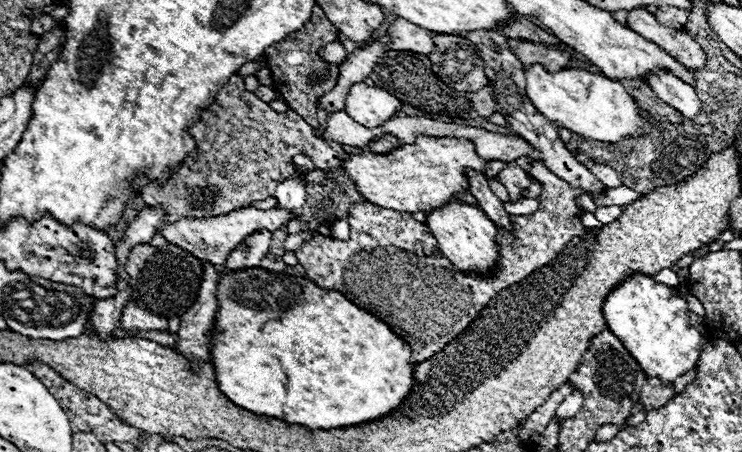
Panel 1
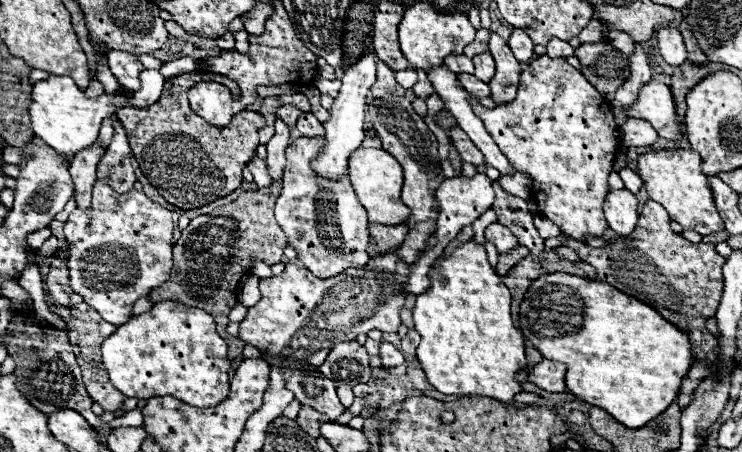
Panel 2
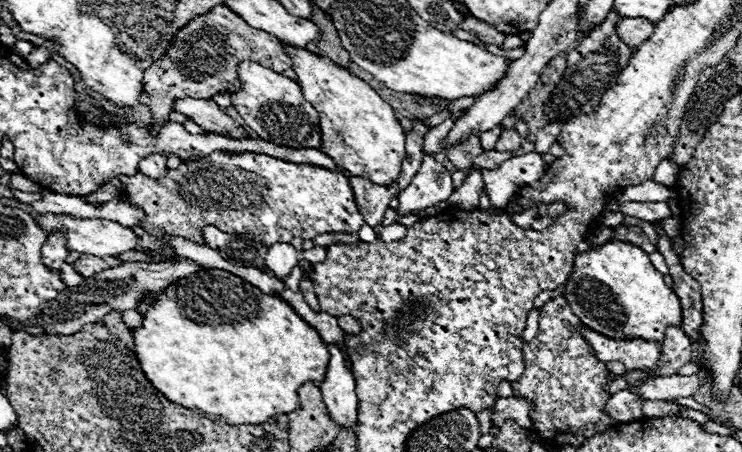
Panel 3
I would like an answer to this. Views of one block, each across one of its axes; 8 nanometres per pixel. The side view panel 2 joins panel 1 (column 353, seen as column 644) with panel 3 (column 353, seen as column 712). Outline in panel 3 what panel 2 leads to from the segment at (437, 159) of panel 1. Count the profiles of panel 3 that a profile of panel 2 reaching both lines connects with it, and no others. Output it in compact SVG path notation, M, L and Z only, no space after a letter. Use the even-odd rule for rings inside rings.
M218 150L196 162L182 162L178 168L166 170L162 178L150 178L142 172L136 172L134 176L122 176L122 178L118 176L118 180L124 186L126 200L134 206L140 206L146 214L146 220L140 224L140 228L154 234L164 244L162 250L152 252L162 258L176 256L176 250L170 246L164 234L182 236L186 240L204 244L202 228L206 226L216 226L226 234L256 234L264 240L266 246L272 246L276 242L290 244L296 236L302 240L312 240L314 236L324 232L356 234L364 226L364 220L356 208L354 194L346 174L330 172L310 164L292 164L266 154L252 154L252 152L234 154L234 152Z

